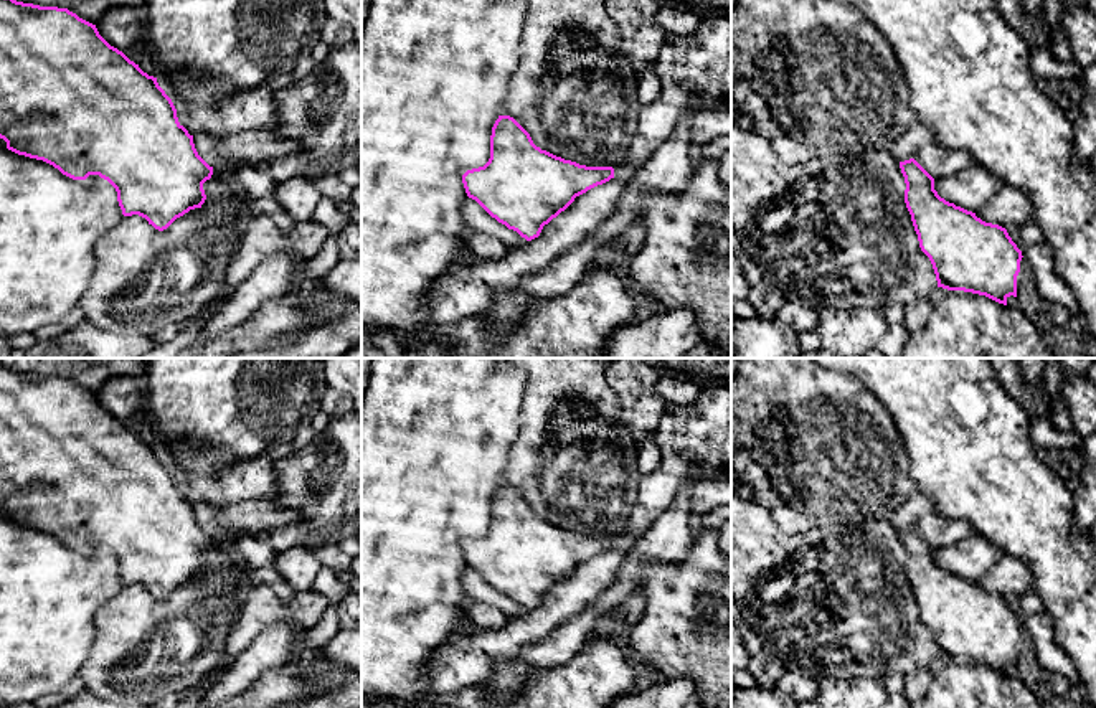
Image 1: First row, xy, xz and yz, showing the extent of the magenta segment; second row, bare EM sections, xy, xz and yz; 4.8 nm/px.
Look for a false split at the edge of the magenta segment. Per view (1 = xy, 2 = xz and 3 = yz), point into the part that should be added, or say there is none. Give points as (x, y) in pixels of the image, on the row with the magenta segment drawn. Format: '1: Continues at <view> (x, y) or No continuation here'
1: No continuation here
2: No continuation here
3: No continuation here

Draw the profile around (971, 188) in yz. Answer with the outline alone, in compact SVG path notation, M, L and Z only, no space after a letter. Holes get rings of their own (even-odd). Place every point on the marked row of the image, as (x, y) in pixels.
M976 162L952 177L934 178L941 198L972 213L1002 188L1002 182Z

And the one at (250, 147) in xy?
M272 129L243 130L228 139L216 140L218 162L231 162L244 168L254 168L259 163L269 163L300 150L302 145L279 137Z

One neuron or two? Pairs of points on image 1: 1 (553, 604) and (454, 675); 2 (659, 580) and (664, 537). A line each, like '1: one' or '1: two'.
1: one
2: two

